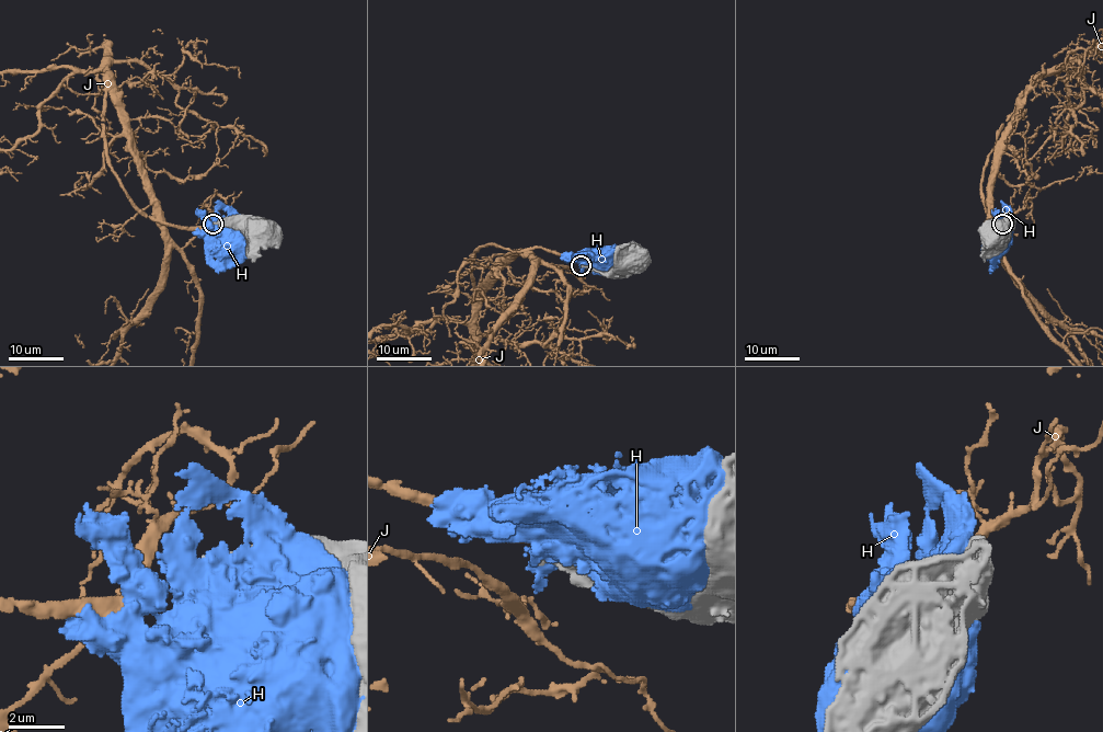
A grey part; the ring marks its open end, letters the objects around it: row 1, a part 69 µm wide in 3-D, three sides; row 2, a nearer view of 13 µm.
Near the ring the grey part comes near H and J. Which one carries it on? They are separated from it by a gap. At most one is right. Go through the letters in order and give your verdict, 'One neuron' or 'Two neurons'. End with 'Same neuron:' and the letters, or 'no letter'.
H: Two neurons
J: One neuron
Same neuron: J

